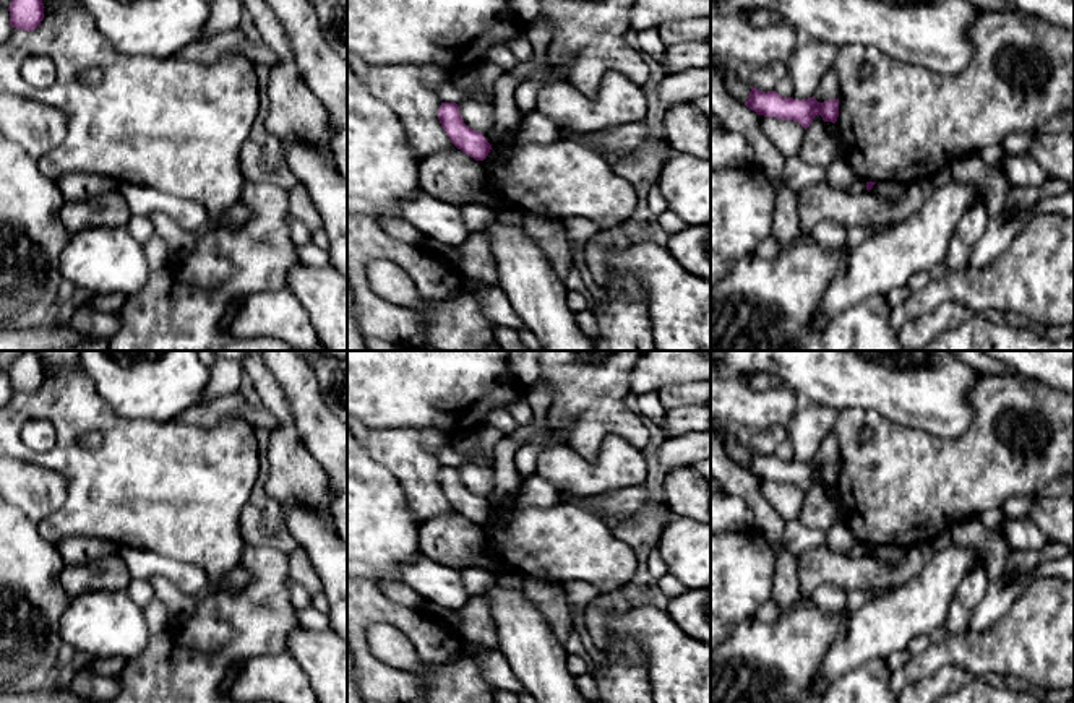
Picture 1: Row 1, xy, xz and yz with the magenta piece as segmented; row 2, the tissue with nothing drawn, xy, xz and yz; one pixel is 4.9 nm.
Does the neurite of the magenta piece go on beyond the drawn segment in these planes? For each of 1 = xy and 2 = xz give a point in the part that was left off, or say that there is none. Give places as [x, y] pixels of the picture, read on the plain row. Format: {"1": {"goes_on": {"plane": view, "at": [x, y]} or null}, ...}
{"1": {"goes_on": null}, "2": {"goes_on": null}}

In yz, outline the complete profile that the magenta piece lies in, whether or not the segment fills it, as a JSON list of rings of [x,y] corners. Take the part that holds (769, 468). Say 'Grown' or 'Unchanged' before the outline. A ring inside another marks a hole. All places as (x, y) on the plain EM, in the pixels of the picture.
Unchanged. [[[753,450],[745,469],[758,479],[798,485],[805,494],[816,479],[821,479],[824,485],[832,487],[836,487],[839,481],[839,463],[818,466],[813,459],[810,463],[798,464],[793,461],[782,461],[775,455],[759,455]]]

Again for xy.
Unchanged. [[[24,351],[10,370],[10,390],[16,393],[32,395],[44,382],[44,367],[36,351]]]

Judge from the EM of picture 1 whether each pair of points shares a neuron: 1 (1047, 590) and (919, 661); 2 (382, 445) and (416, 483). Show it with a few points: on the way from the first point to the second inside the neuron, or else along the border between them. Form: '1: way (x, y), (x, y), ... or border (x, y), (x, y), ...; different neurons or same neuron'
1: way (1018, 622), (990, 650), (951, 650); same neuron
2: way (391, 455), (409, 473); same neuron

